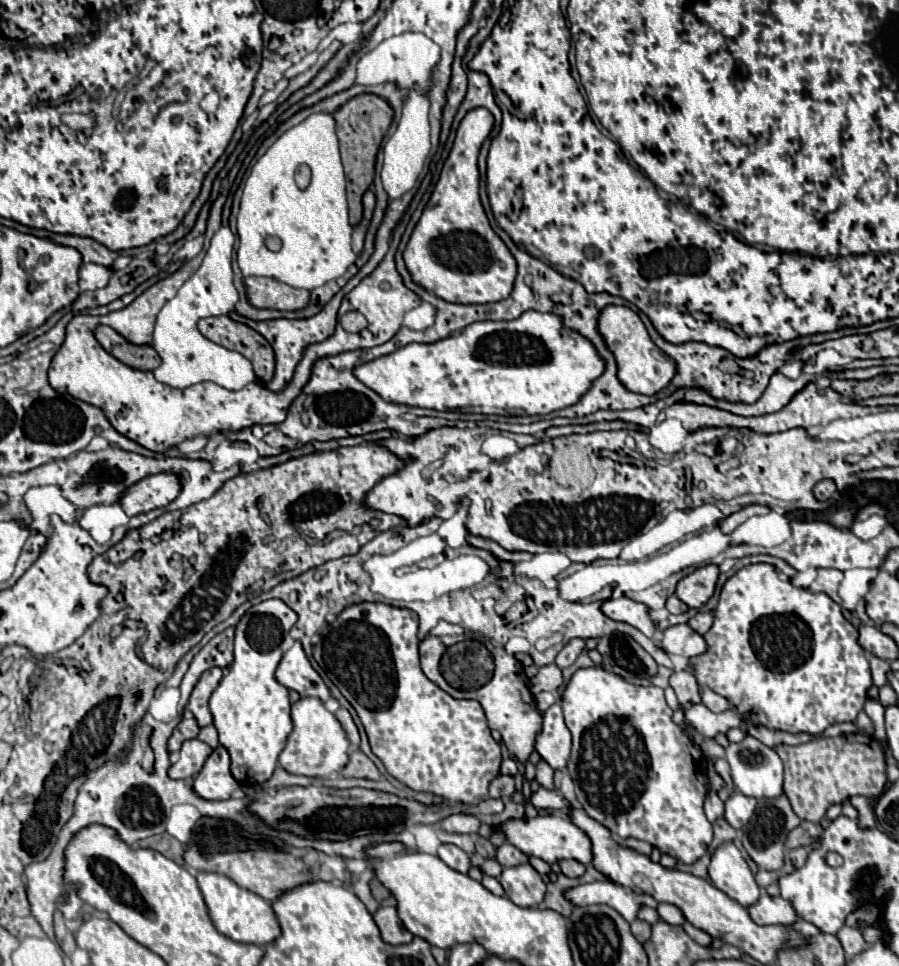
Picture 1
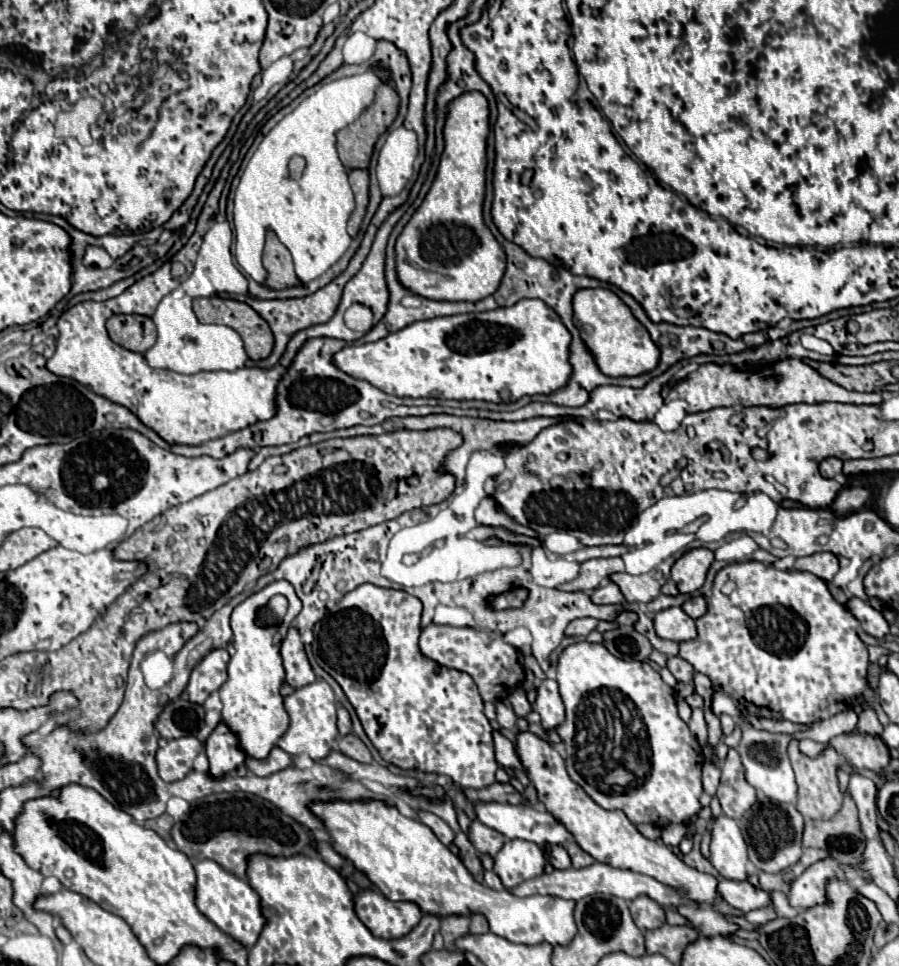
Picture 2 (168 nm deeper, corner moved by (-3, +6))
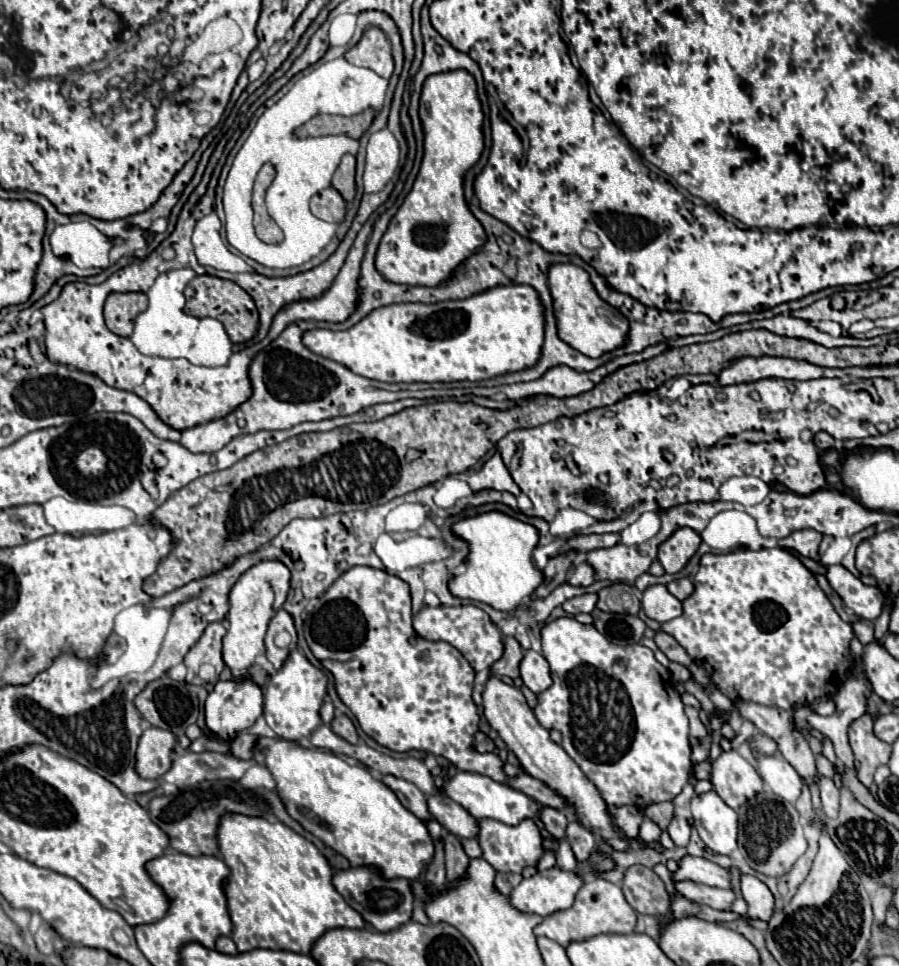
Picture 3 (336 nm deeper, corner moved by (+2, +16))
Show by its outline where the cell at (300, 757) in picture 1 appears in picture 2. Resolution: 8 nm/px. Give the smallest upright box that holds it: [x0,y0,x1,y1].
[276,680,338,760]

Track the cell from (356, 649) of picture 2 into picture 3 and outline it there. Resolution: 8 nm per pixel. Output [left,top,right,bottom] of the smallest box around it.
[305,566,507,782]

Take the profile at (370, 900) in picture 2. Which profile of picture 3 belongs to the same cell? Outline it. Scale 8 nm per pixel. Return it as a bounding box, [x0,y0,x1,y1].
[333,866,415,932]

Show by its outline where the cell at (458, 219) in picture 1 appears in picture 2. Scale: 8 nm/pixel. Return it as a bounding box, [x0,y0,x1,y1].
[394,92,506,302]

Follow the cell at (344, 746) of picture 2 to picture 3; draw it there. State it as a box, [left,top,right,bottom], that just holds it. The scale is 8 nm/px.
[331,714,359,744]

